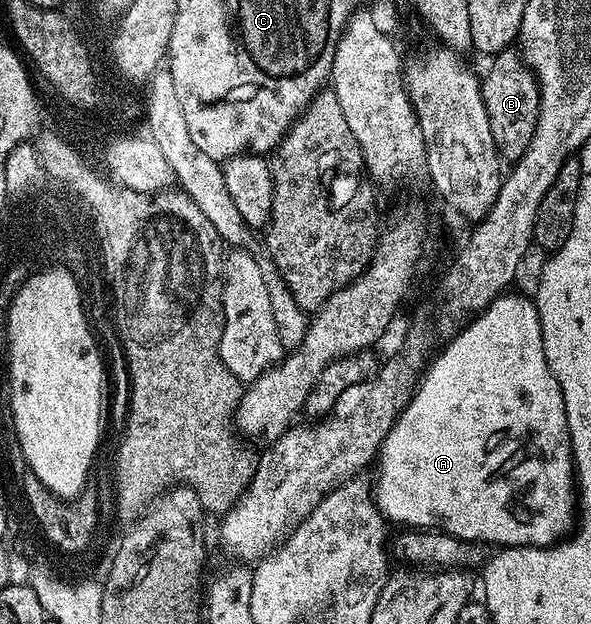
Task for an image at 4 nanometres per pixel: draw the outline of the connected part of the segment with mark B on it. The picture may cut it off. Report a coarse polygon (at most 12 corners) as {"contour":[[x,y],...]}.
{"contour":[[514,49],[480,79],[498,154],[524,157],[540,117],[538,78]]}

